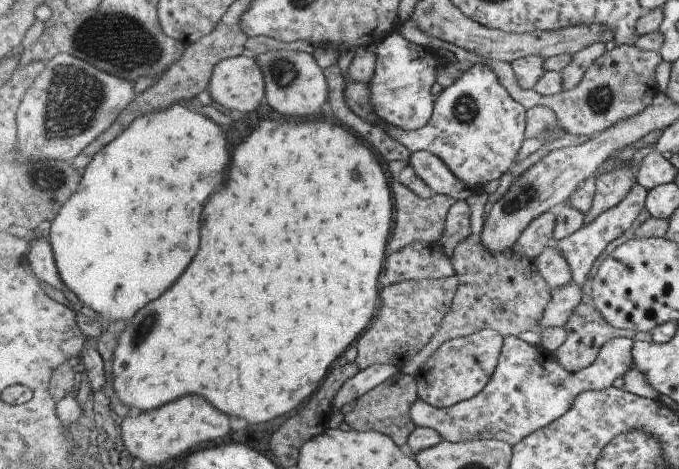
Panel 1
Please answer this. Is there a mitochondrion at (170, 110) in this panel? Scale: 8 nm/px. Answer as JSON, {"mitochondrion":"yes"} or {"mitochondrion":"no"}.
{"mitochondrion":"no"}

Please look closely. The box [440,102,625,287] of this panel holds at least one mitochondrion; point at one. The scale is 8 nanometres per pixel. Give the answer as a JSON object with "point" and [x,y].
{"point":[527,192]}

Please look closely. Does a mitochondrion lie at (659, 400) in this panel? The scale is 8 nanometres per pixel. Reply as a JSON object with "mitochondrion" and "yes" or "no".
{"mitochondrion":"no"}

